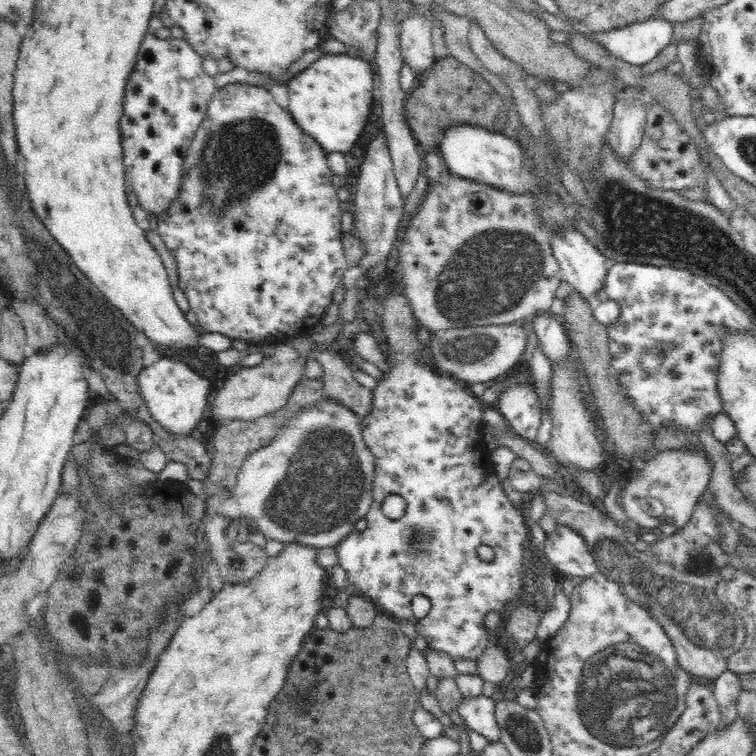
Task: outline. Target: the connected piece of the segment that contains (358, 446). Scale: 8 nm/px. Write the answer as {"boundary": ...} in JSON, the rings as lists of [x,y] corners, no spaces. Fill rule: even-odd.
{"boundary":[[[324,397],[311,407],[302,407],[285,425],[276,438],[264,448],[248,455],[245,462],[237,472],[237,481],[235,489],[230,497],[236,499],[235,508],[240,509],[240,519],[247,525],[249,533],[263,532],[266,540],[278,540],[285,545],[296,541],[308,546],[319,548],[336,547],[339,542],[354,531],[354,524],[358,520],[365,518],[372,504],[372,482],[374,482],[374,462],[375,457],[371,454],[368,446],[365,446],[362,433],[360,432],[361,418],[350,408],[334,402],[334,400]]]}

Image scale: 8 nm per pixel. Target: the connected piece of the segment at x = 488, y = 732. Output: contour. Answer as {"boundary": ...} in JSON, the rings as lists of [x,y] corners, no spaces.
{"boundary":[[[484,694],[463,697],[459,703],[457,711],[467,724],[467,728],[482,734],[489,742],[499,740],[501,730],[495,720],[495,702],[491,697]]]}

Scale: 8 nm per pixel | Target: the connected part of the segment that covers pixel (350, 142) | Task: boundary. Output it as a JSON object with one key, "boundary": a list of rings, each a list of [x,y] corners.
{"boundary":[[[326,53],[287,82],[288,110],[296,125],[318,138],[323,150],[344,153],[356,144],[372,115],[377,89],[373,68],[362,56]]]}

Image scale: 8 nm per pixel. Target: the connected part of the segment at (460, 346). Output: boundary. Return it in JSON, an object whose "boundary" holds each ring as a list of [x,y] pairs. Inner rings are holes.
{"boundary":[[[522,321],[506,325],[452,328],[424,336],[434,355],[433,361],[438,367],[438,372],[451,377],[456,376],[472,384],[488,382],[502,374],[511,374],[522,365],[528,342]]]}

